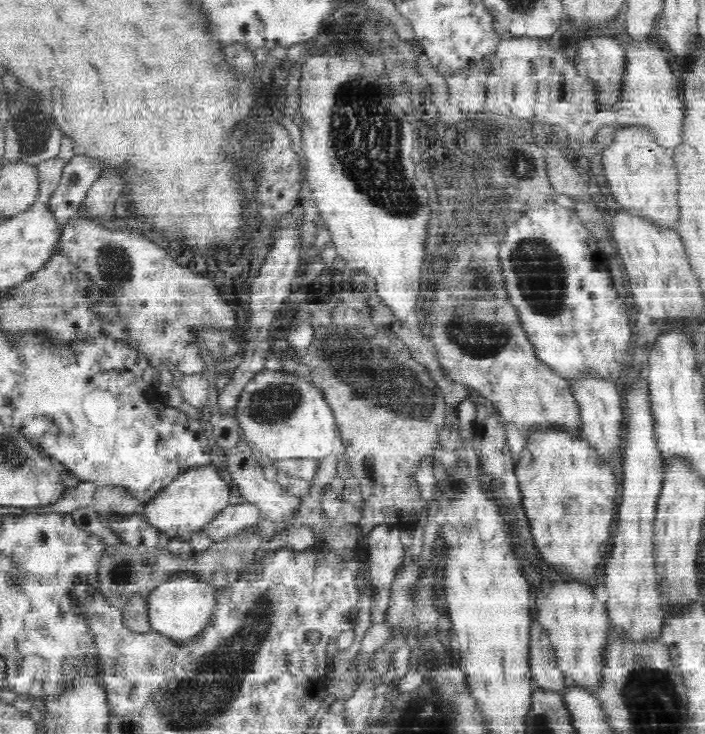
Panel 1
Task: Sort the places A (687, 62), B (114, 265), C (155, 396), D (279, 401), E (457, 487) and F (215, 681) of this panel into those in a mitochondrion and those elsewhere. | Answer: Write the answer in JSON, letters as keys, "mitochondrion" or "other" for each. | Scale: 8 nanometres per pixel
{"A":"other","B":"mitochondrion","C":"other","D":"mitochondrion","E":"mitochondrion","F":"mitochondrion"}

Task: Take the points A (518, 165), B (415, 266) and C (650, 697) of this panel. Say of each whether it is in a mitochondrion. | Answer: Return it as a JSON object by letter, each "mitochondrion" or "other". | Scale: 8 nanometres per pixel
{"A":"mitochondrion","B":"other","C":"mitochondrion"}

